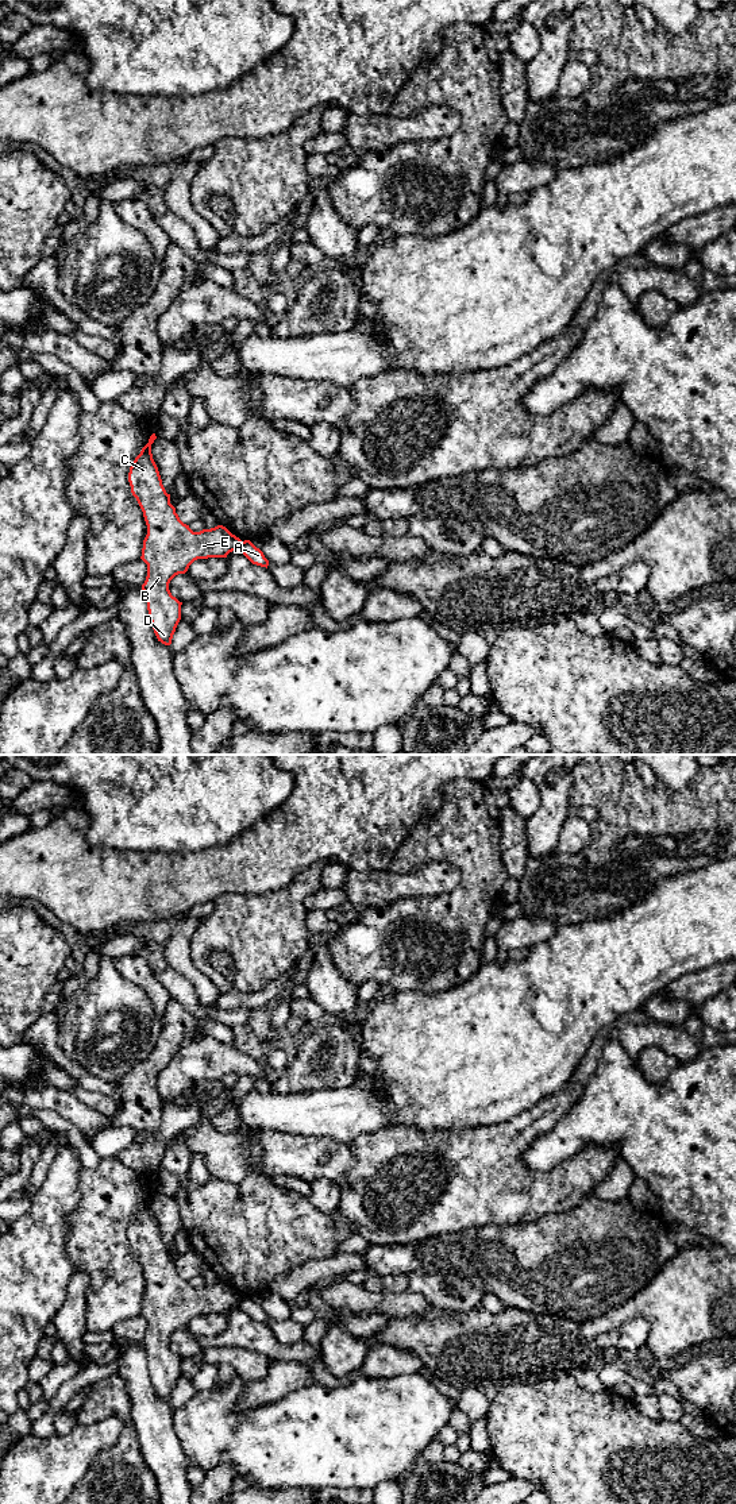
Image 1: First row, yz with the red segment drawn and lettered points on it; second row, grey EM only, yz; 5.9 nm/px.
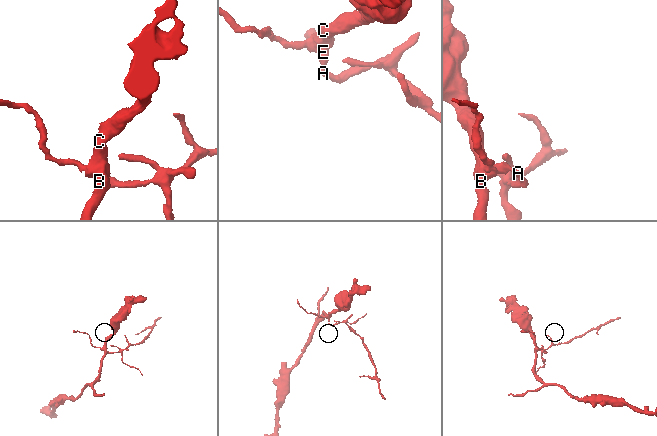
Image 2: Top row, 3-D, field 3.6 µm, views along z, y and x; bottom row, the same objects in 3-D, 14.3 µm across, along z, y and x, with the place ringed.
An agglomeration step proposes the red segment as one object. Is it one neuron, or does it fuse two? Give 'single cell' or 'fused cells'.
fused cells

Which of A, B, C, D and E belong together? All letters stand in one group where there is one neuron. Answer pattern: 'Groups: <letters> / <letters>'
Groups: A / B C D E

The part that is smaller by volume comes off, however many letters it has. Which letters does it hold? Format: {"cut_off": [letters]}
{"cut_off": ["A"]}

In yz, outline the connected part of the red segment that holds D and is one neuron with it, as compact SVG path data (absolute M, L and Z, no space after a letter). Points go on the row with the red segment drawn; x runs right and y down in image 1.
M153 433L131 463L128 482L147 525L140 559L147 564L142 590L149 617L158 641L170 645L182 605L172 595L170 581L185 574L197 559L227 558L239 549L242 540L223 525L193 532L180 520L153 459L151 444L155 439Z

